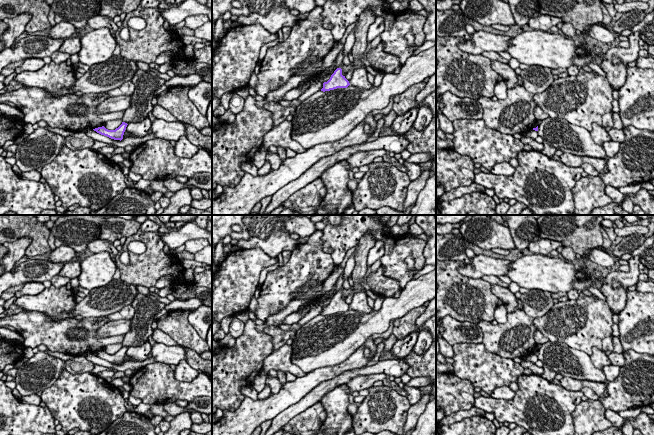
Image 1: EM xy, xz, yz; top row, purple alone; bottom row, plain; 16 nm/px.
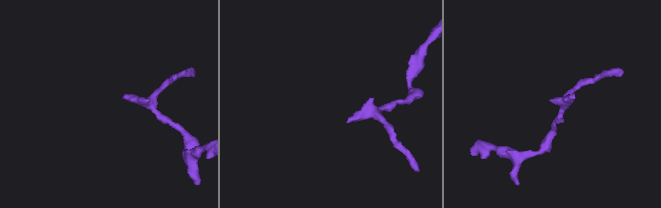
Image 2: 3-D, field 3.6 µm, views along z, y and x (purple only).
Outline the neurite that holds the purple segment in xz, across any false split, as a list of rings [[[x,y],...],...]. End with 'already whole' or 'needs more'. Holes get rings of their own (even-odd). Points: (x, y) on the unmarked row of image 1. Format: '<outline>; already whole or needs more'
[[[337,292],[327,306],[323,307],[321,315],[330,315],[337,312],[347,312],[350,309],[349,305],[342,299],[342,293]]]; already whole

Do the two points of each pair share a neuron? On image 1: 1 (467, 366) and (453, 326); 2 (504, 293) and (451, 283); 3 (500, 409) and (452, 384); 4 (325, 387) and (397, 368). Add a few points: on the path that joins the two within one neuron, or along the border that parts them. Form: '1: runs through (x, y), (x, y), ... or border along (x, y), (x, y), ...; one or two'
1: border along (481, 342), (460, 342), (452, 345); two
2: border along (490, 285), (491, 292), (498, 299); two
3: border along (475, 398), (473, 405); two
4: runs through (343, 378), (351, 373), (379, 368); one

